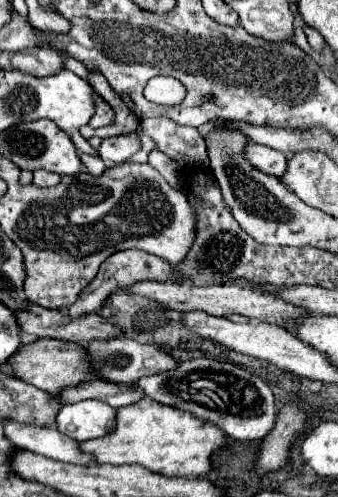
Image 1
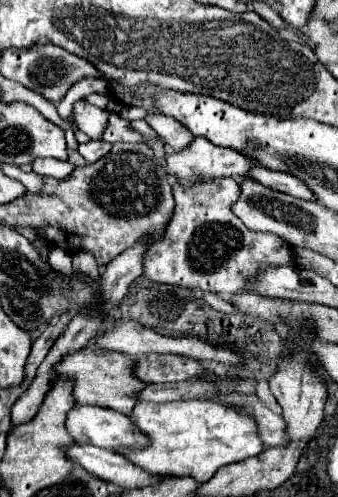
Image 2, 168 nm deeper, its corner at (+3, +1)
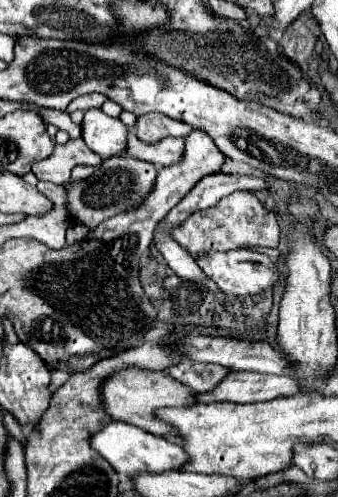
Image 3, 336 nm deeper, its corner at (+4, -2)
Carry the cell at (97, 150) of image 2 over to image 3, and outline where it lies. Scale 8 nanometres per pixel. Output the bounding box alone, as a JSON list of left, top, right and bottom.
[33,139,101,185]

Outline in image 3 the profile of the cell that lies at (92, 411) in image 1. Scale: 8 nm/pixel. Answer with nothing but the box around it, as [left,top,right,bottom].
[89,421,187,475]

